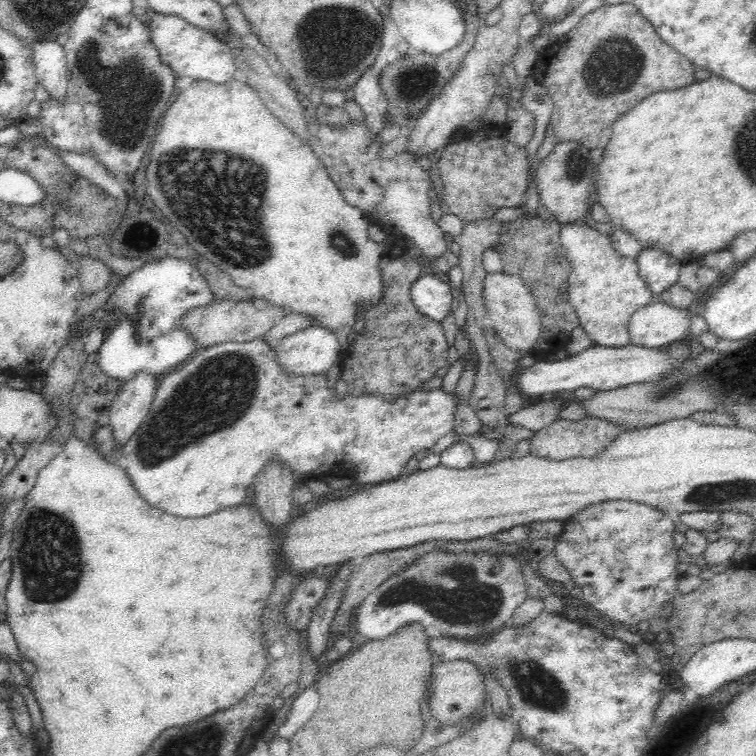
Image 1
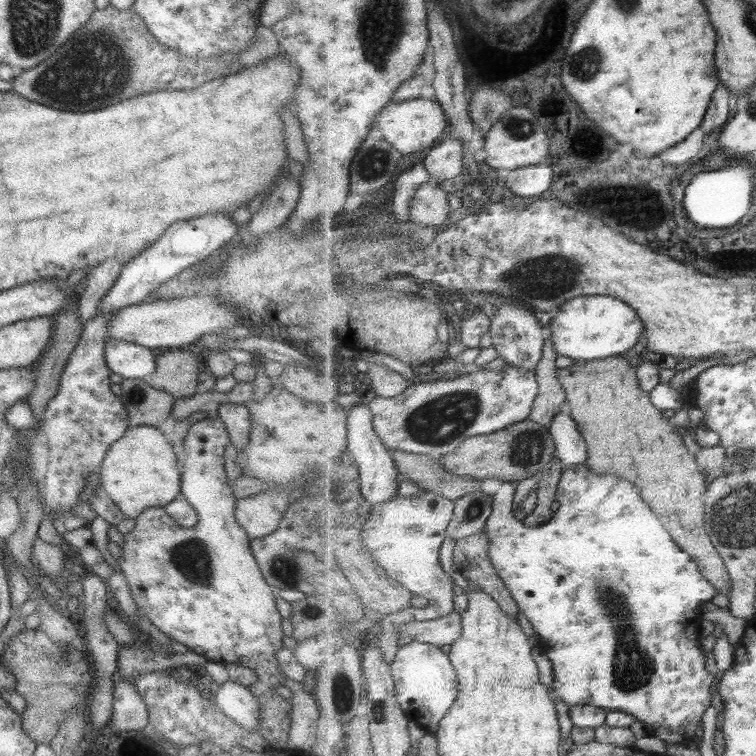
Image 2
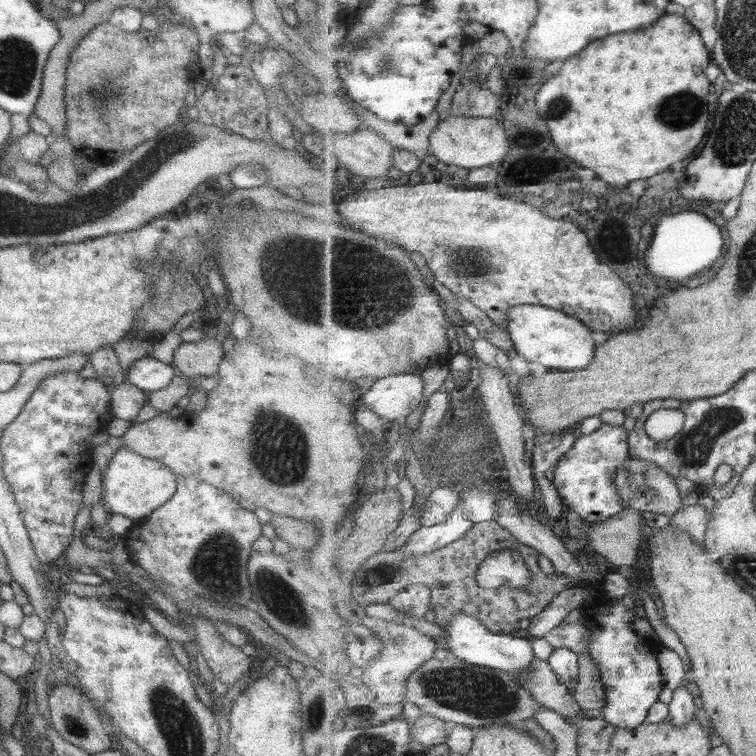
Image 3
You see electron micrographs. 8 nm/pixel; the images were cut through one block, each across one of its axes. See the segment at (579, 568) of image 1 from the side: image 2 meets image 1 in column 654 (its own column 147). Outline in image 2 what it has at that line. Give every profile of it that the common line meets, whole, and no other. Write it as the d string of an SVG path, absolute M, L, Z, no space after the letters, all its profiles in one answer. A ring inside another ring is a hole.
M196 416L191 419L190 427L187 429L185 436L183 437L183 451L180 458L179 468L182 467L180 475L180 492L183 494L183 498L195 509L197 515L197 522L192 527L182 527L177 526L172 518L163 510L163 507L157 508L146 508L134 518L134 527L132 531L124 535L124 543L121 549L121 557L118 562L119 570L123 572L125 576L126 584L130 590L130 596L134 600L135 606L138 610L143 612L143 616L151 622L151 625L163 632L163 635L169 636L174 642L180 643L187 647L188 651L196 652L204 656L206 660L217 662L217 663L235 663L237 665L244 666L253 670L257 674L257 683L249 686L249 690L255 695L255 698L259 701L260 709L260 723L257 732L268 742L268 745L272 749L284 749L286 738L288 737L288 729L290 728L290 717L289 710L291 710L291 703L285 699L284 684L287 678L283 676L280 671L280 667L277 666L275 659L273 658L275 650L283 648L282 638L284 636L281 629L282 618L278 614L275 607L276 595L271 586L269 586L261 571L259 570L256 560L251 554L251 549L249 548L250 538L245 534L245 531L239 526L239 523L234 517L234 504L236 503L236 498L233 497L231 485L225 477L225 470L223 469L223 450L225 446L230 444L228 437L228 432L224 427L223 422L221 422L217 417L215 418L205 418L203 416Z

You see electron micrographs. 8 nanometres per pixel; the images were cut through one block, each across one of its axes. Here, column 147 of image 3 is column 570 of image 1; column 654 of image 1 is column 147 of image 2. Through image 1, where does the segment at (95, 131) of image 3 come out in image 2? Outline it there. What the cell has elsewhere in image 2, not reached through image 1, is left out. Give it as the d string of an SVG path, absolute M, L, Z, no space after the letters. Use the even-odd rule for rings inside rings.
M107 5L103 9L95 9L90 14L89 20L79 30L73 32L73 36L63 46L60 46L59 50L55 50L49 58L36 64L34 68L17 71L10 83L13 86L13 93L17 93L31 102L59 110L85 112L85 110L93 110L93 108L97 110L97 108L109 106L113 102L119 102L119 100L125 100L125 98L131 98L131 96L143 94L143 92L189 90L209 79L237 72L239 69L245 68L236 60L237 54L237 52L226 52L209 58L189 58L180 52L177 54L176 50L173 52L170 48L159 44L131 8L117 10L111 5Z

